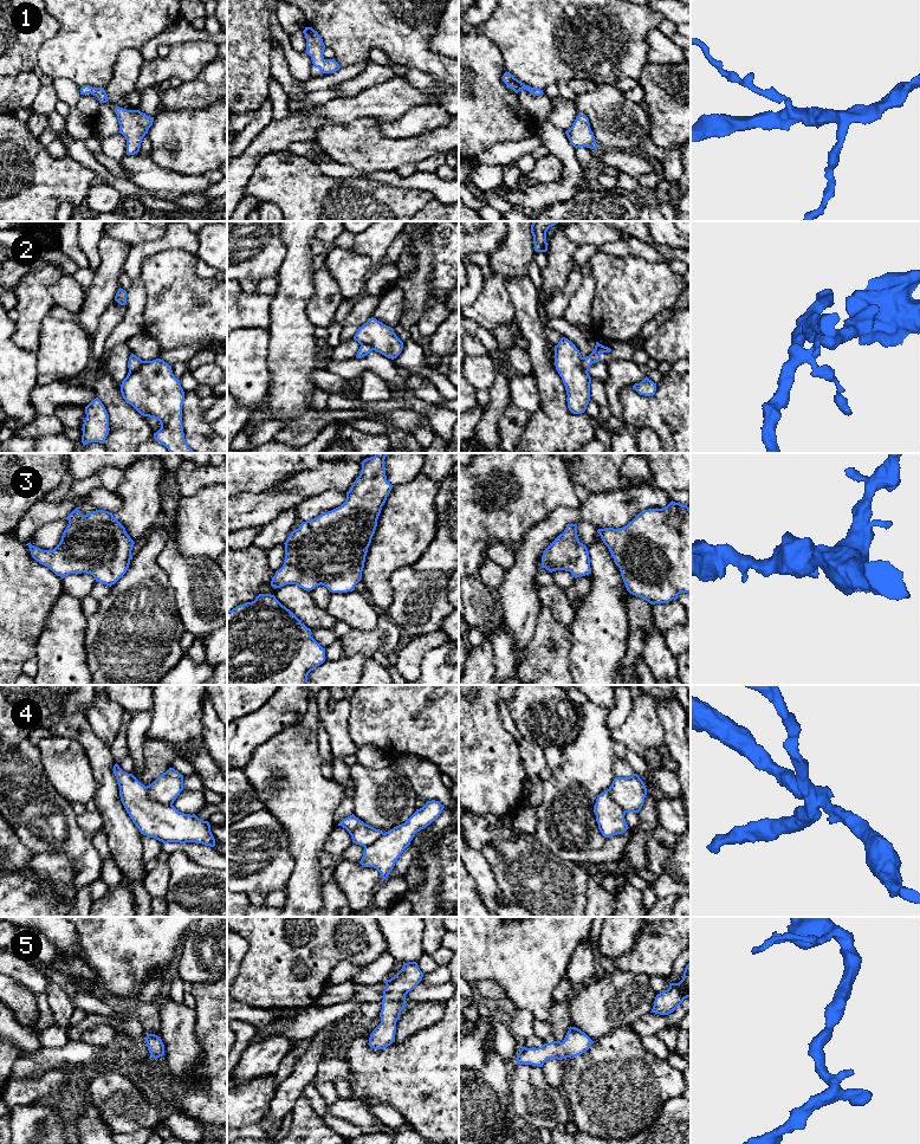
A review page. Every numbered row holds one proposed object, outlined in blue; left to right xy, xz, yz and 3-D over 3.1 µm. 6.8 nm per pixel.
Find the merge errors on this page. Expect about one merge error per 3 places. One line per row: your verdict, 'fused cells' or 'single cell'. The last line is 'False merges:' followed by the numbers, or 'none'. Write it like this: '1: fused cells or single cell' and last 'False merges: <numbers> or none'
1: single cell
2: fused cells
3: single cell
4: fused cells
5: single cell
False merges: 2, 4

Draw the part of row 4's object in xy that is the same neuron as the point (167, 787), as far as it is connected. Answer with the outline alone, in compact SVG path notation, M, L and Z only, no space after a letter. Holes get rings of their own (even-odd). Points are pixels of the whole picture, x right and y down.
M169 768L151 784L147 786L147 789L150 799L163 804L173 804L183 790L183 775L174 768Z

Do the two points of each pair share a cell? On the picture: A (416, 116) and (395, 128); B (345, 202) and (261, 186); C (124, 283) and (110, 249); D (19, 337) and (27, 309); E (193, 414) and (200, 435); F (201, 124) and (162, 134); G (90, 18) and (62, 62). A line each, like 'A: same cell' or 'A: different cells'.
A: same cell
B: same cell
C: different cells
D: same cell
E: same cell
F: same cell
G: same cell

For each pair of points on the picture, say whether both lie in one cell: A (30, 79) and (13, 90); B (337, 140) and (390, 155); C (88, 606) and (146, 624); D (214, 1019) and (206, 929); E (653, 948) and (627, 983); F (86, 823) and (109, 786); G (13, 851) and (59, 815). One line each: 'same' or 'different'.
A: same
B: same
C: different
D: different
E: different
F: different
G: different

